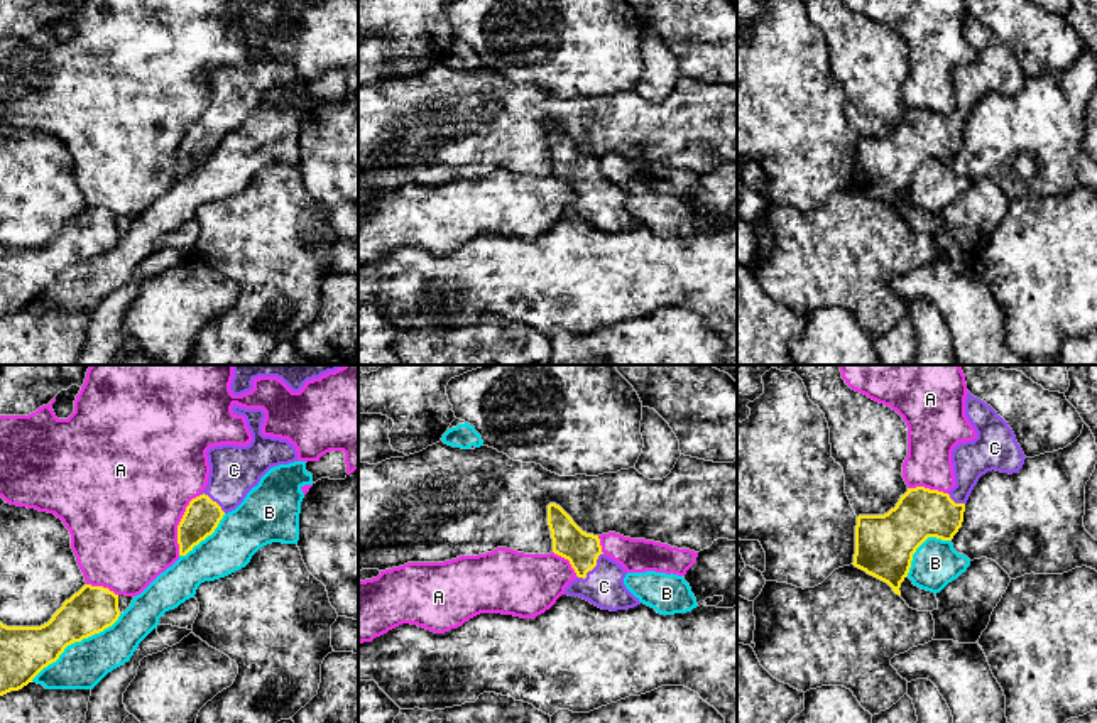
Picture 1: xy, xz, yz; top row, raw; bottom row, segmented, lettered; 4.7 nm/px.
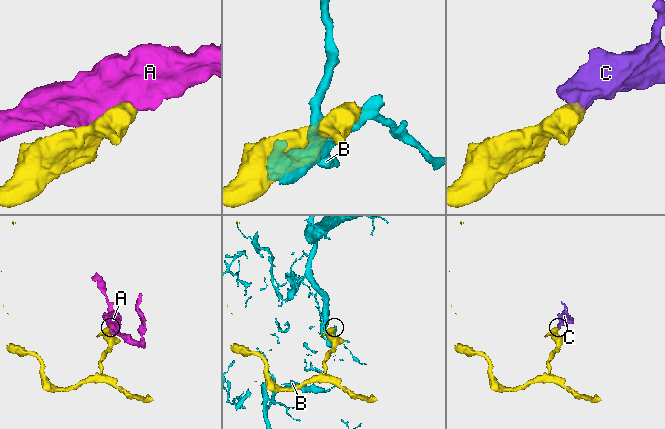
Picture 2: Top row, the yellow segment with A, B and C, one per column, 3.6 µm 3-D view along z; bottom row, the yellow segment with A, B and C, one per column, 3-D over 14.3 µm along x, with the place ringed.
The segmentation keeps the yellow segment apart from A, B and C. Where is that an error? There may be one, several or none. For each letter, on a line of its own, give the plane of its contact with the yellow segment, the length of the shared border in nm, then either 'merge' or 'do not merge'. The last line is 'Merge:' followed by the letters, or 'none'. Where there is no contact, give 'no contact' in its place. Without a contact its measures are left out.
A: xy | 300 nm | do not merge
B: xy | 550 nm | do not merge
C: xz | 170 nm | merge
Merge: C

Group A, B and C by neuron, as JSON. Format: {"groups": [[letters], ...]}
{"groups": [["A"], ["B"], ["C"]]}

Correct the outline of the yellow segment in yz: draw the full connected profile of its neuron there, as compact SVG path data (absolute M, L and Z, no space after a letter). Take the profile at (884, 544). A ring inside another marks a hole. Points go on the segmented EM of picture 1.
M970 392L965 416L977 438L958 443L952 451L955 487L948 492L925 487L908 488L884 515L859 515L854 566L887 583L901 596L913 554L928 539L952 541L963 522L965 503L987 471L1018 473L1024 453L1007 422Z

